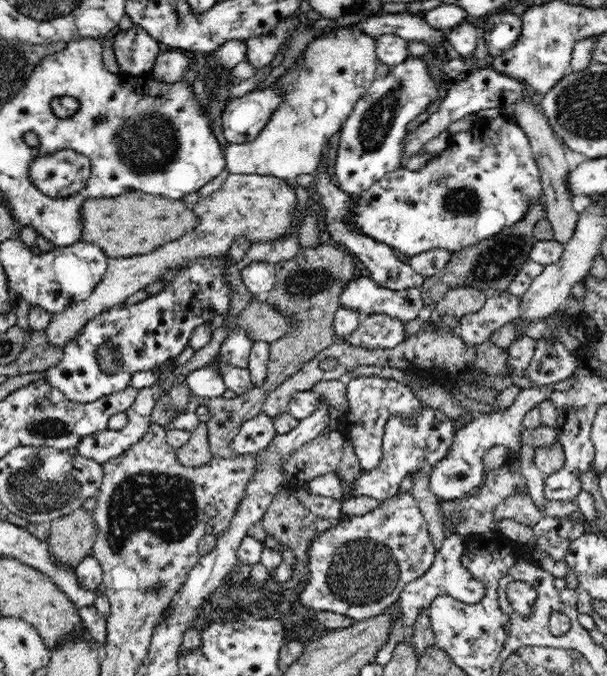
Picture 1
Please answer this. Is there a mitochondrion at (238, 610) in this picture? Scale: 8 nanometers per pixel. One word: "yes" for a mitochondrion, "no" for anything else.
no

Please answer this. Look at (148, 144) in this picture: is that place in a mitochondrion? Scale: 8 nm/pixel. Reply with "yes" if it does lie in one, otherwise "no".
yes

